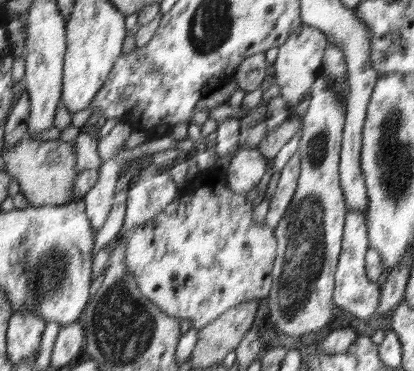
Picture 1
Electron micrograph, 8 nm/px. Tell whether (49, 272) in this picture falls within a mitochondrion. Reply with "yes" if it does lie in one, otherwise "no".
yes

